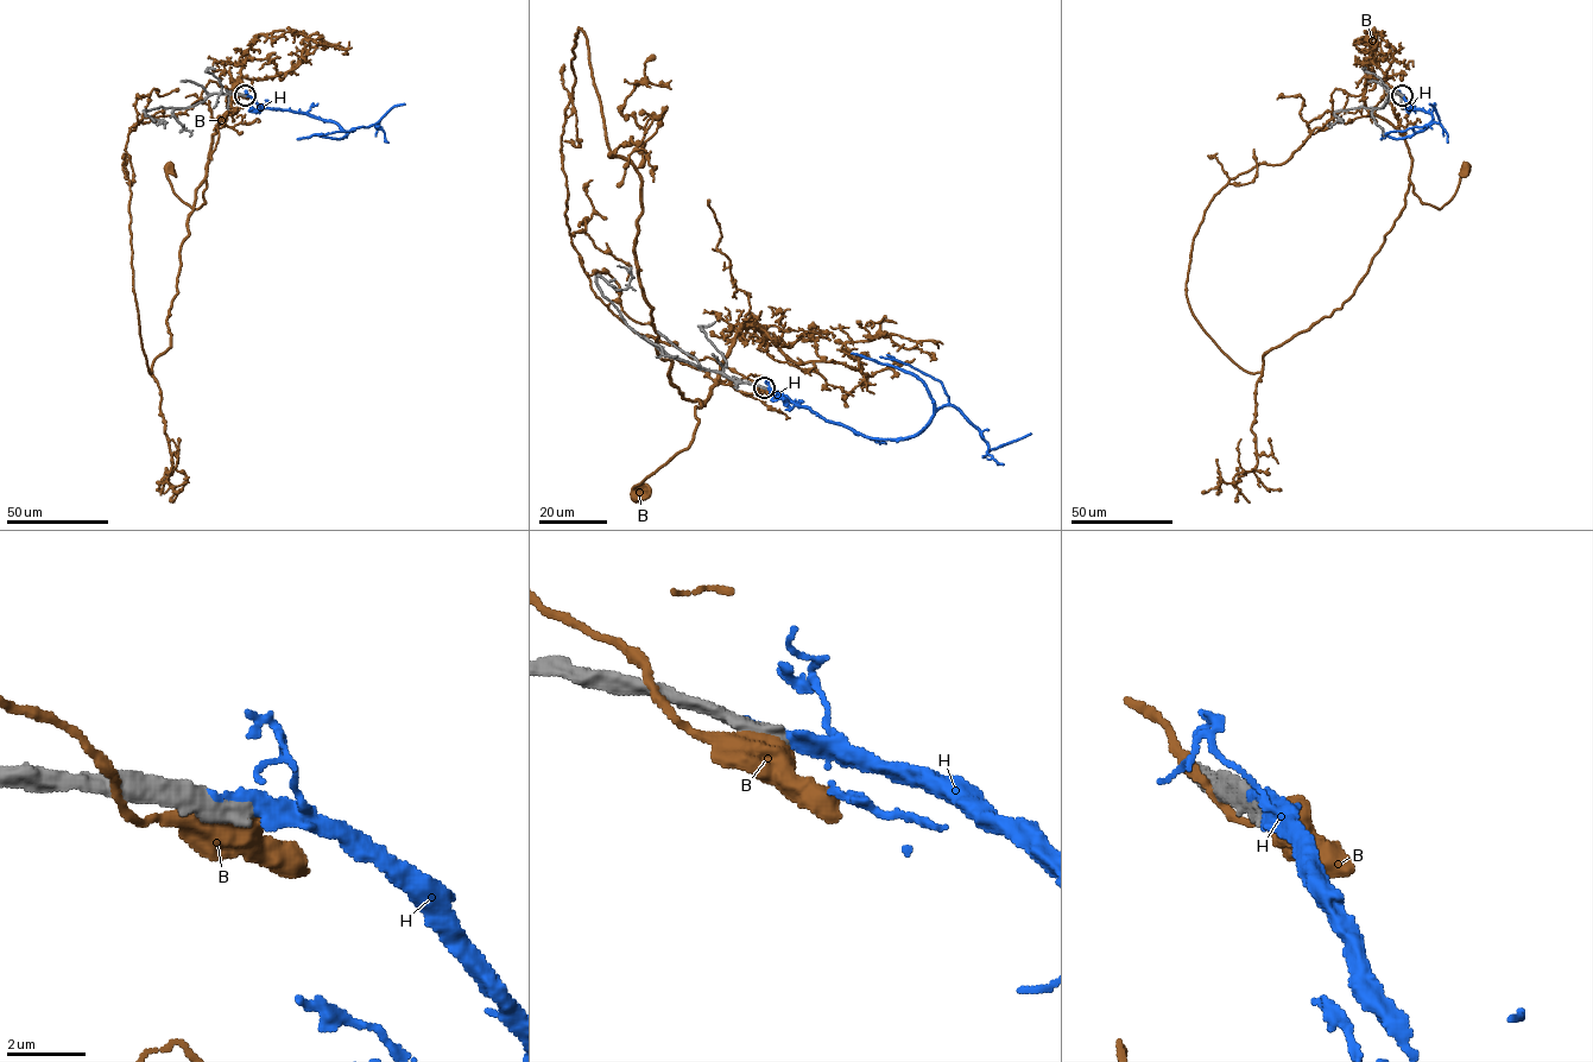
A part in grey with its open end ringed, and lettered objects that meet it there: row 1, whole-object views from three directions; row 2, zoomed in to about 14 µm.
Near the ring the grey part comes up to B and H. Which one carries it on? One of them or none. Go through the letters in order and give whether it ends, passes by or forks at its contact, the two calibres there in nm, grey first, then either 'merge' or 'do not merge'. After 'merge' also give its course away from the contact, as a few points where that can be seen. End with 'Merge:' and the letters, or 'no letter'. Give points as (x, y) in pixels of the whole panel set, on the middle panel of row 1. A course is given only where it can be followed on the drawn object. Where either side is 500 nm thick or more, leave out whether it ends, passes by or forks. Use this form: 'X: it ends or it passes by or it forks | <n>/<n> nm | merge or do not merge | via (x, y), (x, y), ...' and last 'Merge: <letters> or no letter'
B: 500/750 nm | do not merge
H: 500/400 nm | merge | via (763, 387), (868, 437), (914, 437), (942, 405), (954, 405), (979, 430), (988, 450), (1031, 434)
Merge: H

